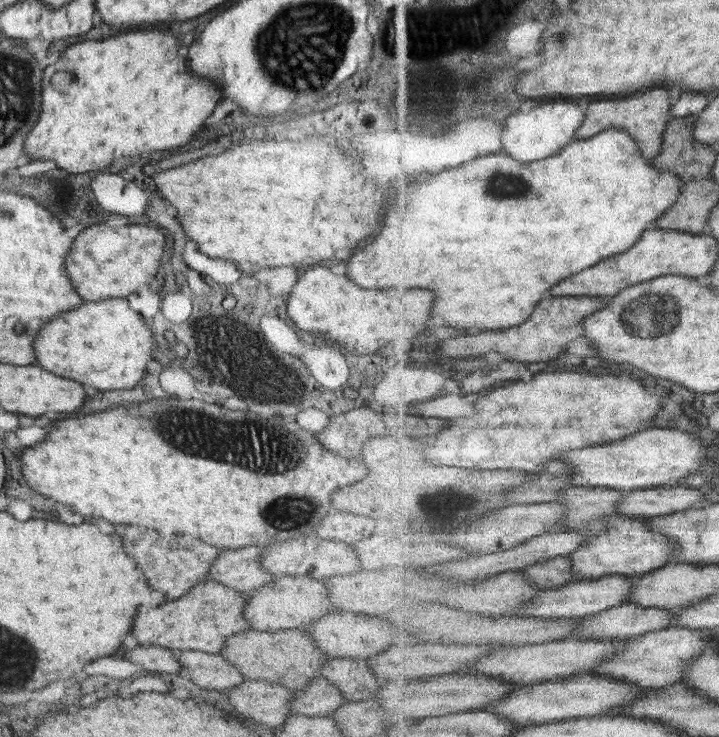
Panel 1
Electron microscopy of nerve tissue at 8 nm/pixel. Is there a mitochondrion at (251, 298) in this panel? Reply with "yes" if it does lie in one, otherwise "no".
no

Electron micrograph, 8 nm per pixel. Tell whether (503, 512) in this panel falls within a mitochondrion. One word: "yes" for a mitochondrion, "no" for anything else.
no

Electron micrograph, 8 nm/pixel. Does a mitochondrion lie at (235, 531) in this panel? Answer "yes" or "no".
no

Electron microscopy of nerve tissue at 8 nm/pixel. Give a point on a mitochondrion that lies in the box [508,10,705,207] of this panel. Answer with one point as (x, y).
(559, 37)

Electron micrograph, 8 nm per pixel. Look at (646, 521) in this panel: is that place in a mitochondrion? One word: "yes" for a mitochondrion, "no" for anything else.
no

